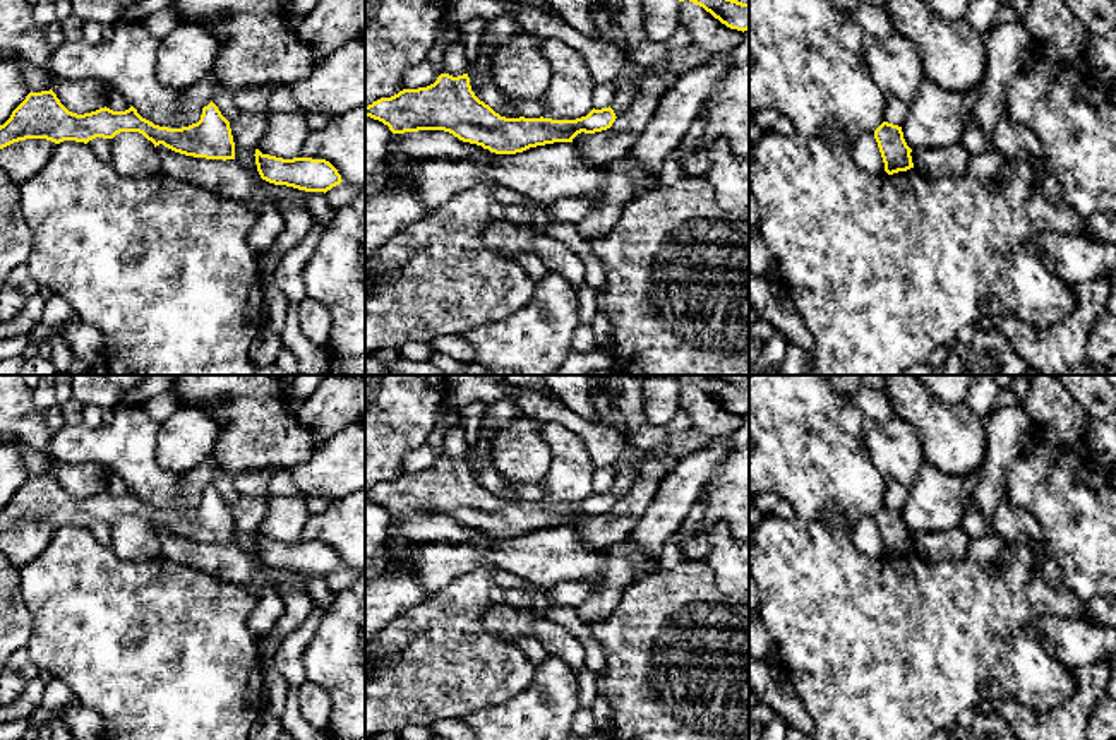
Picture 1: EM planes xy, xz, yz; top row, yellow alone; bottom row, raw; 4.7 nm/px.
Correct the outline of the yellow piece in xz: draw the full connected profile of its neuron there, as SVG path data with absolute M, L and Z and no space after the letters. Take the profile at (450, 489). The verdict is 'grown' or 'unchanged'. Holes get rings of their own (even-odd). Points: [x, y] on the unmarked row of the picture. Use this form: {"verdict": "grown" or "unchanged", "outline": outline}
{"verdict": "unchanged", "outline": "M441 457L427 471L403 473L391 481L381 481L365 490L365 500L382 505L393 517L444 514L495 538L573 526L581 516L610 512L617 502L610 490L593 492L576 504L506 502L475 480L468 457L458 461Z"}

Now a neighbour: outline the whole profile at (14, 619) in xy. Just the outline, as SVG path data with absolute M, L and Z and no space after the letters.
M0 550L0 673L7 659L27 648L31 617L21 594L21 574Z

